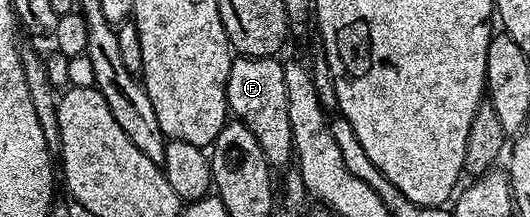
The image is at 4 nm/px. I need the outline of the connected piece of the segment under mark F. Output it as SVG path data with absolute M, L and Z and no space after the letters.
M237 55L230 66L228 107L231 115L246 125L254 138L258 138L258 146L262 146L269 165L273 169L284 170L293 163L294 149L288 121L286 74L284 64L278 61L279 59L266 56Z

